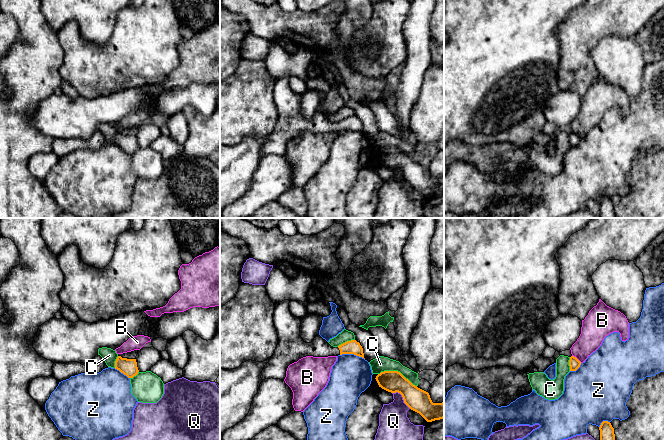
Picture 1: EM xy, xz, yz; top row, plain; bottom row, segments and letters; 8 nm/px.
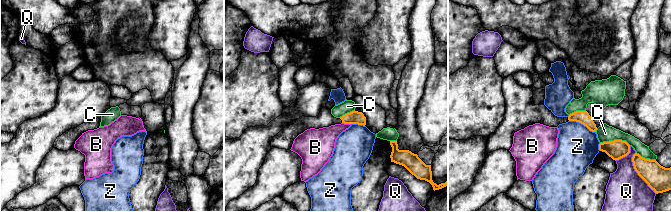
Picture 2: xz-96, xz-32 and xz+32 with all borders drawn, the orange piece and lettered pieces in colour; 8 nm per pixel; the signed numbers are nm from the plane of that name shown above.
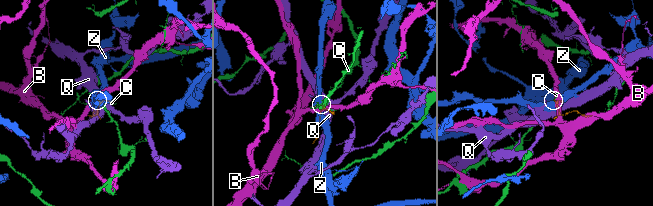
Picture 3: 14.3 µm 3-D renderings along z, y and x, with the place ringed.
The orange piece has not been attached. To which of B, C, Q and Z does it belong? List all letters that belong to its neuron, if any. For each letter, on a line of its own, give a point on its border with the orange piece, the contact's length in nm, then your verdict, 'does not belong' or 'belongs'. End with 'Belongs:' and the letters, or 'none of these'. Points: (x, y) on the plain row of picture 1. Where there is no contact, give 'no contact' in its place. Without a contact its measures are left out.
B: yz (576, 134) | 100 nm | does not belong
C: xz (397, 147) | 320 nm | does not belong
Q: xz (402, 172) | 200 nm | does not belong
Z: xz (352, 129) | 200 nm | does not belong
Belongs: none of these

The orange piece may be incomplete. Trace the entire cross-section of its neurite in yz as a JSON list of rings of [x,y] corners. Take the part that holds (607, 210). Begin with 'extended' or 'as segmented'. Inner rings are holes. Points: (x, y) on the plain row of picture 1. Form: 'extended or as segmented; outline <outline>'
as segmented; outline [[[603,197],[599,203],[600,218],[615,218],[614,204],[608,197]]]

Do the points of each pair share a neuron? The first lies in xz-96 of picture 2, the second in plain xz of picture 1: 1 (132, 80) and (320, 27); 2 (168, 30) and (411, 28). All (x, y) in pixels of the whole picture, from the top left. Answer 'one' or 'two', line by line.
1: two
2: two

